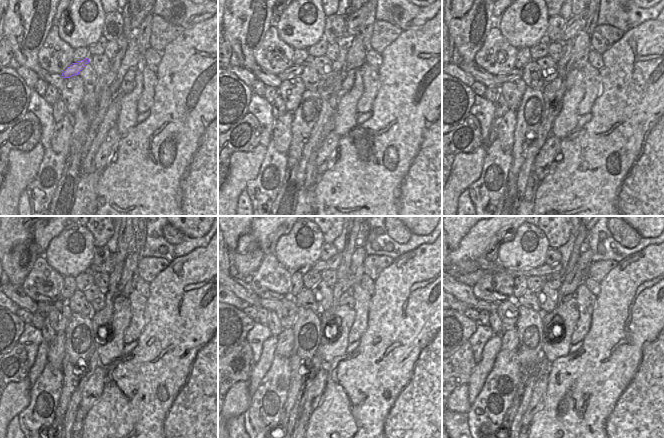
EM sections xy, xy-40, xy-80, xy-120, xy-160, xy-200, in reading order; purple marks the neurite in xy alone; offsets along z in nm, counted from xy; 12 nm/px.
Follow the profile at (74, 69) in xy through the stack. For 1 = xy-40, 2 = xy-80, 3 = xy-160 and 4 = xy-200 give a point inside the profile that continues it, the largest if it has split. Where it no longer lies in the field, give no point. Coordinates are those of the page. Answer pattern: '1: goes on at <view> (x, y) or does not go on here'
1: goes on at xy-40 (295, 71)
2: goes on at xy-80 (513, 74)
3: goes on at xy-160 (268, 304)
4: goes on at xy-200 (479, 305)

